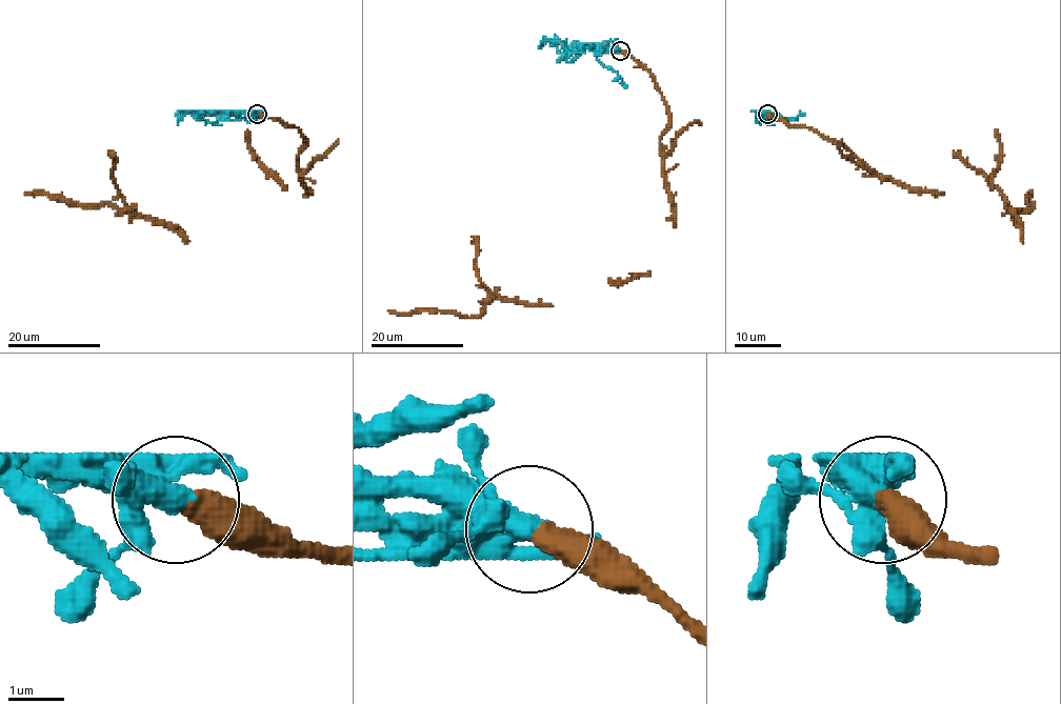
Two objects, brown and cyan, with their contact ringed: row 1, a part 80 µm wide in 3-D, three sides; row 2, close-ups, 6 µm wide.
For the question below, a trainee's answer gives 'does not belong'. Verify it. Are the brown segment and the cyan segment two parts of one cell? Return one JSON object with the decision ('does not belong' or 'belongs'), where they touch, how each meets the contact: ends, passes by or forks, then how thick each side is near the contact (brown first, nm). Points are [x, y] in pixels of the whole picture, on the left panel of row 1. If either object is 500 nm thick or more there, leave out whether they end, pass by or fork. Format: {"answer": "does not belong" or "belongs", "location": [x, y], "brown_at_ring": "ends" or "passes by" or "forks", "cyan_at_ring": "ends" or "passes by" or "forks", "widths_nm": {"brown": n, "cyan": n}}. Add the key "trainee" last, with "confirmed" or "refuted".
{"answer": "does not belong", "location": [257, 114], "brown_at_ring": "ends", "cyan_at_ring": "forks", "widths_nm": {"brown": 440, "cyan": 360}, "trainee": "confirmed"}

